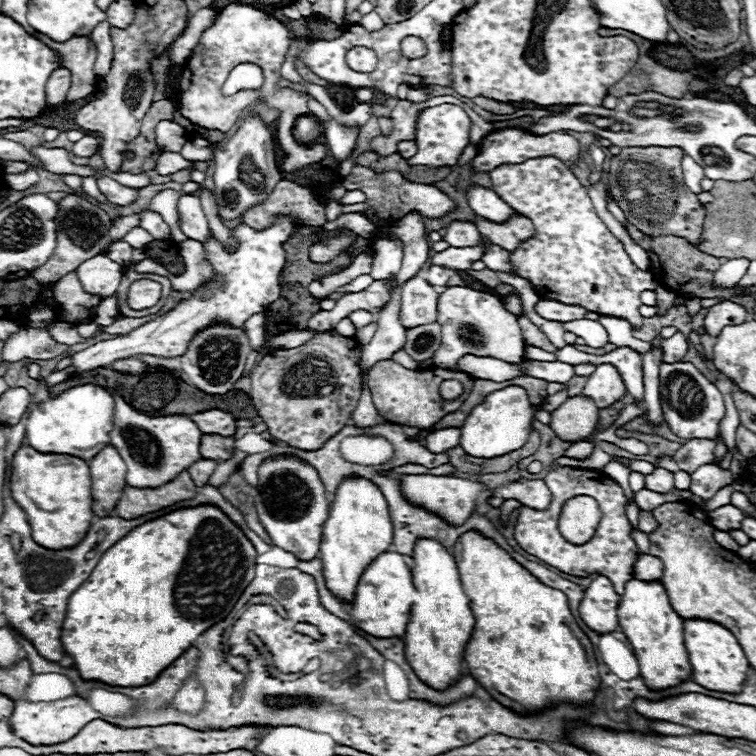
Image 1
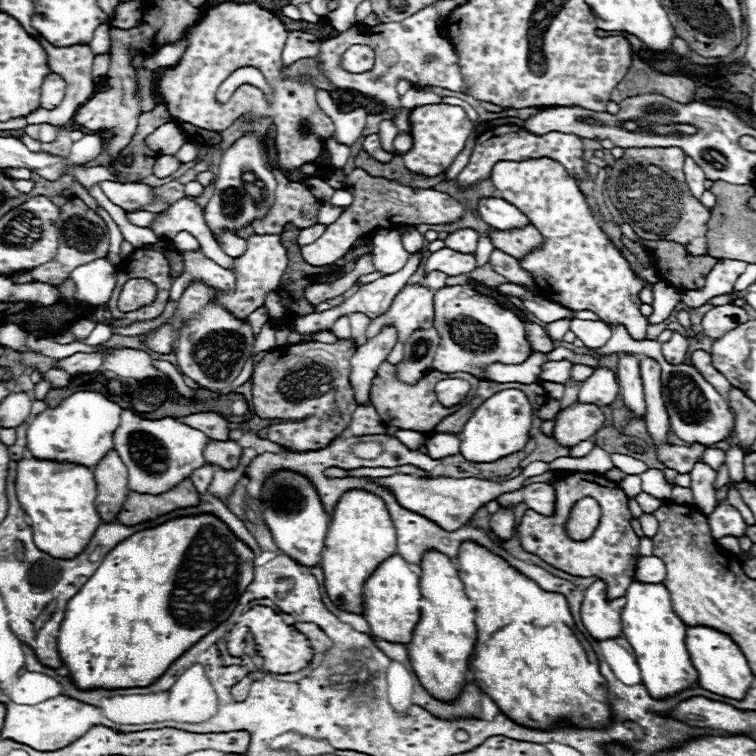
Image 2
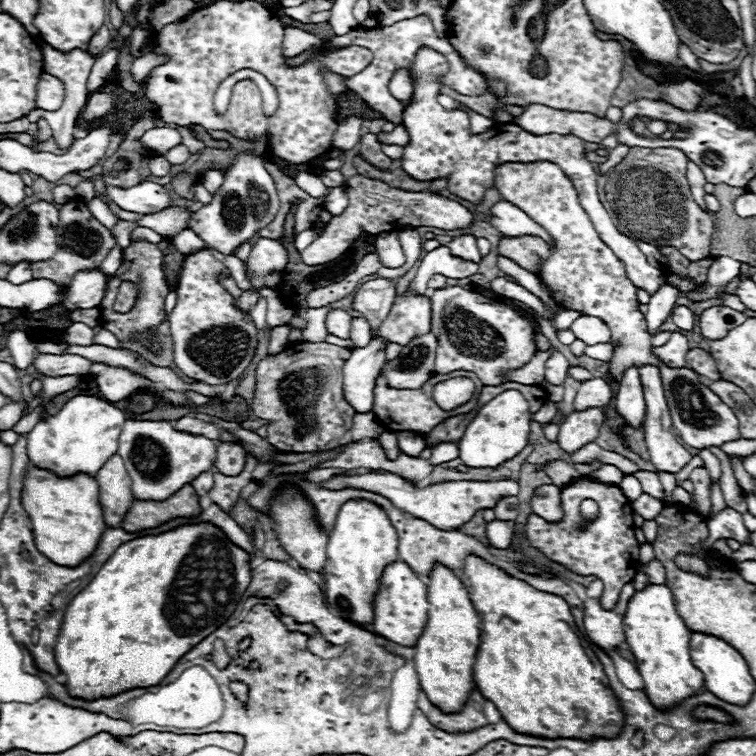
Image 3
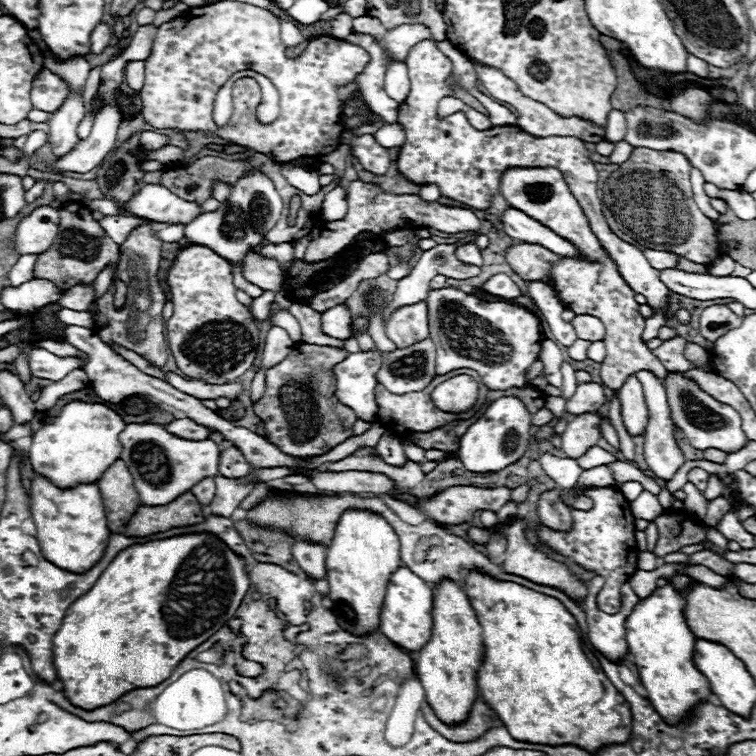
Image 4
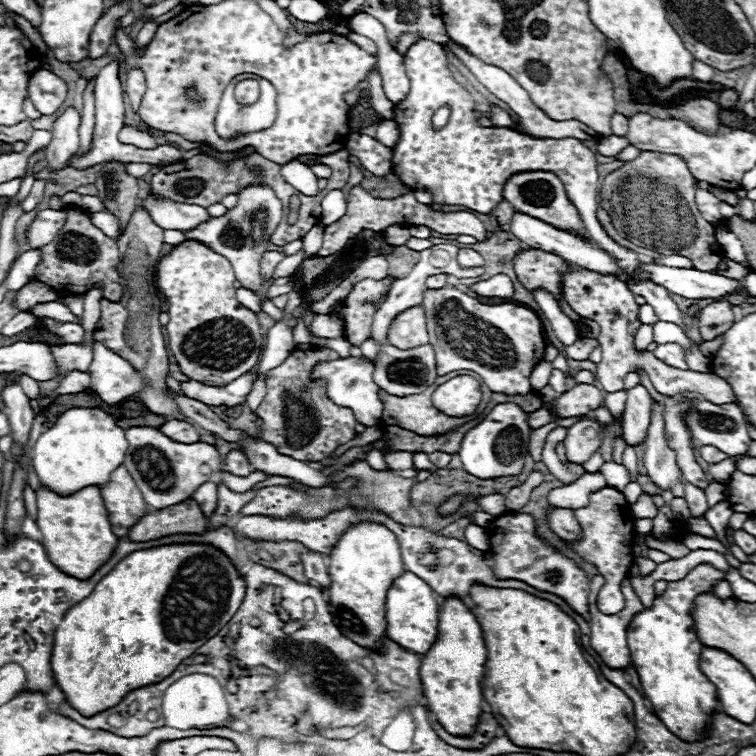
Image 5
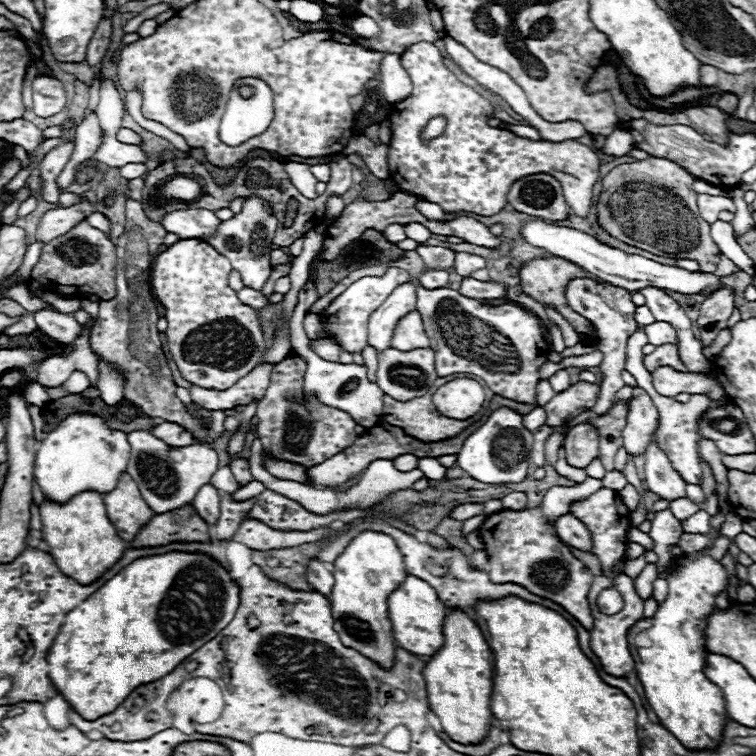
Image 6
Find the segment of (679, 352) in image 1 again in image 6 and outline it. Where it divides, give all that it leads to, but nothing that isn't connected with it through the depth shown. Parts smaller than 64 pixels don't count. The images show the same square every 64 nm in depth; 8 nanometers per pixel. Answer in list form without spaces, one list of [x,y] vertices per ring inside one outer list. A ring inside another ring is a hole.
[[[674,344],[656,346],[654,352],[646,354],[642,362],[644,362],[644,366],[646,366],[646,370],[648,370],[650,374],[652,374],[656,368],[660,368],[660,366],[670,366],[670,368],[674,368],[674,370],[678,370],[678,372],[688,372],[688,368],[682,364],[682,360],[680,360],[680,356],[678,356],[678,348],[676,348]]]

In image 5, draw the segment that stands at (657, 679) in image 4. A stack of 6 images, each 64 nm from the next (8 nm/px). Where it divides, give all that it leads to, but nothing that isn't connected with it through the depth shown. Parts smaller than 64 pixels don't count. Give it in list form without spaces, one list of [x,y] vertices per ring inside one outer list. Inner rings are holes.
[[[698,564],[696,570],[688,572],[682,580],[676,582],[668,582],[666,592],[654,600],[654,606],[640,614],[636,614],[628,626],[628,648],[632,654],[632,662],[634,668],[640,676],[642,682],[642,690],[646,694],[646,698],[650,700],[650,704],[656,710],[656,716],[666,724],[666,728],[680,736],[680,740],[684,742],[700,742],[702,738],[706,738],[706,732],[712,724],[712,716],[718,710],[718,694],[716,694],[716,686],[700,672],[700,652],[702,652],[702,642],[694,630],[694,620],[690,616],[692,608],[694,608],[694,600],[698,594],[706,594],[714,590],[714,584],[724,580],[724,572],[716,570],[710,564]]]

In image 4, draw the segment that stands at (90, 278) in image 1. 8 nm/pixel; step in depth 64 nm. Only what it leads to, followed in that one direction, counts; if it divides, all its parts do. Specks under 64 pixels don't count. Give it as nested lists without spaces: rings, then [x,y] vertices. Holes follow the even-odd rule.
[[[92,284],[90,286],[76,286],[76,288],[70,288],[68,292],[64,292],[62,298],[58,300],[58,304],[64,308],[70,308],[70,310],[76,310],[76,312],[84,312],[84,310],[88,310],[92,296],[94,296]]]

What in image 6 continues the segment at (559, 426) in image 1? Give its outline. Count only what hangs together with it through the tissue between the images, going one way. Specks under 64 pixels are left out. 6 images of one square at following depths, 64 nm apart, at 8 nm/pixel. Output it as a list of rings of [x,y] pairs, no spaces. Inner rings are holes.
[[[578,424],[566,434],[562,446],[570,466],[586,468],[592,460],[598,458],[598,448],[600,448],[598,432],[590,424]]]

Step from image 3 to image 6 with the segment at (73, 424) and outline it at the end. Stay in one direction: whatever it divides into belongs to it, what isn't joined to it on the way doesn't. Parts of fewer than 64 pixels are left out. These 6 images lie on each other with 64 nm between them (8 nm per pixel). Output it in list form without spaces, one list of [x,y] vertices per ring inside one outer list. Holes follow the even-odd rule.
[[[72,414],[58,424],[56,430],[36,444],[34,476],[42,494],[56,502],[66,504],[76,494],[92,490],[108,494],[116,488],[120,476],[126,472],[130,460],[128,436],[120,430],[110,430],[100,416]]]

